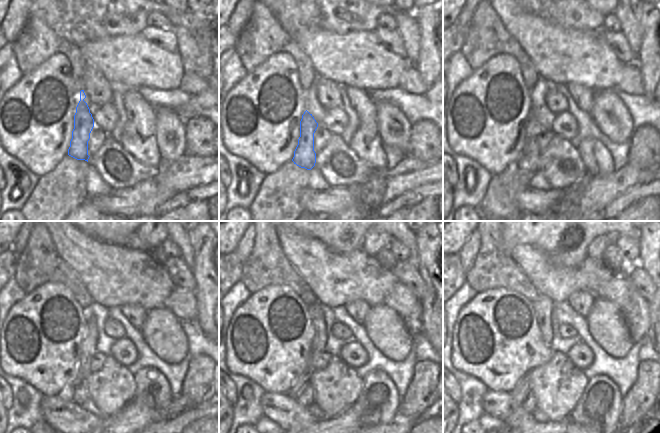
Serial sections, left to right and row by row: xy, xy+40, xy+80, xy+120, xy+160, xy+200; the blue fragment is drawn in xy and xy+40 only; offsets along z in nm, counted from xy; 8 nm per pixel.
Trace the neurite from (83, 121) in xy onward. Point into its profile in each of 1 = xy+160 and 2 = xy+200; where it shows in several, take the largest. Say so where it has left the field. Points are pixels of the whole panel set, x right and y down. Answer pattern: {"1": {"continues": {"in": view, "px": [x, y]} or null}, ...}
{"1": {"continues": {"in": "xy+160", "px": [302, 391]}}, "2": {"continues": {"in": "xy+200", "px": [522, 396]}}}

